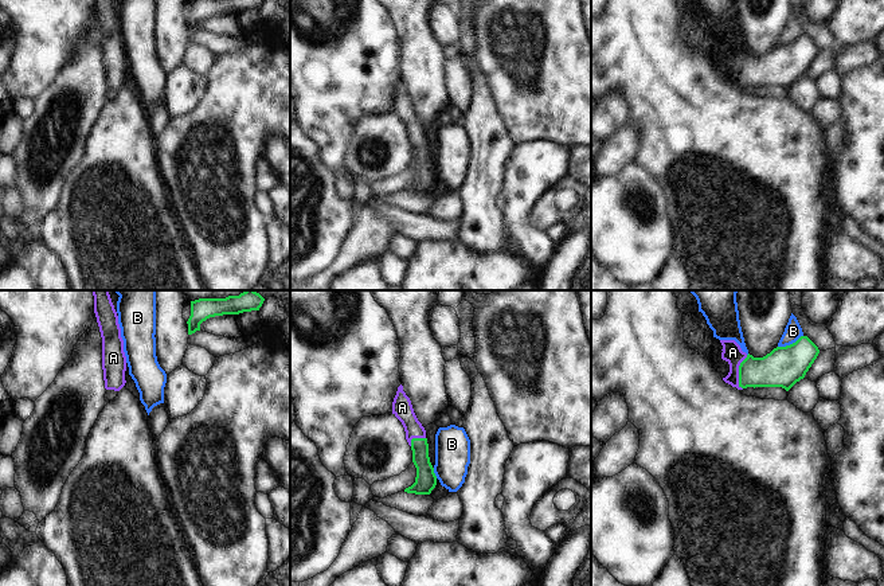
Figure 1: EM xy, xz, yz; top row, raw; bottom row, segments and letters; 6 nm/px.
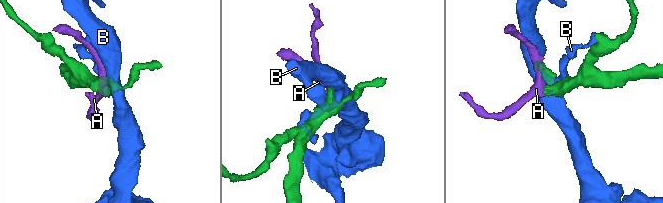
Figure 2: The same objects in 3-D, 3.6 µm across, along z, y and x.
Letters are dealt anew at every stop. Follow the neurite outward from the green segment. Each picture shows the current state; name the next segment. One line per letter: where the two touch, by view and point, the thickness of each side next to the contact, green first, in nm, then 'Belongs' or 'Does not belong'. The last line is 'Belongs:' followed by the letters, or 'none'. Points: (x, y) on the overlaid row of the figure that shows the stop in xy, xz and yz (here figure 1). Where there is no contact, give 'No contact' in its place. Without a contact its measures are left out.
A: Touches green at yz (739, 372). Thickness 220 nm (green) against 120 nm. Belongs
B: Touches green at yz (790, 344). Thickness 240 nm (green) against 110 nm. Does not belong
Belongs: A.

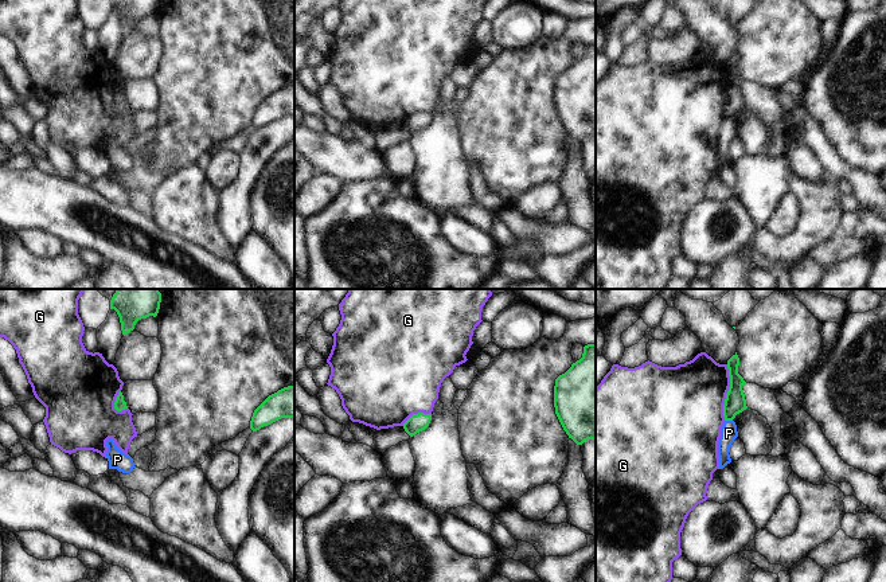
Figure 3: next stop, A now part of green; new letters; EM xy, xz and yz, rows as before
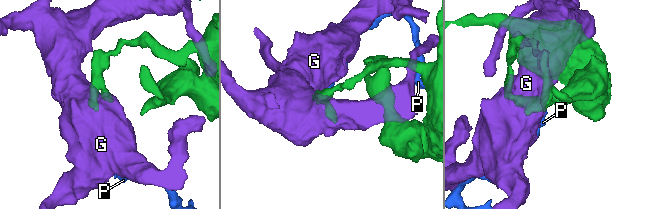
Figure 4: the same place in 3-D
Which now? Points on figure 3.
G: Touches green at yz (728, 393). Thickness 130 nm (green) against 440 nm. Does not belong
P: Touches green at yz (729, 420). Thickness 130 nm (green) against 100 nm. Does not belong
Belongs: none.

